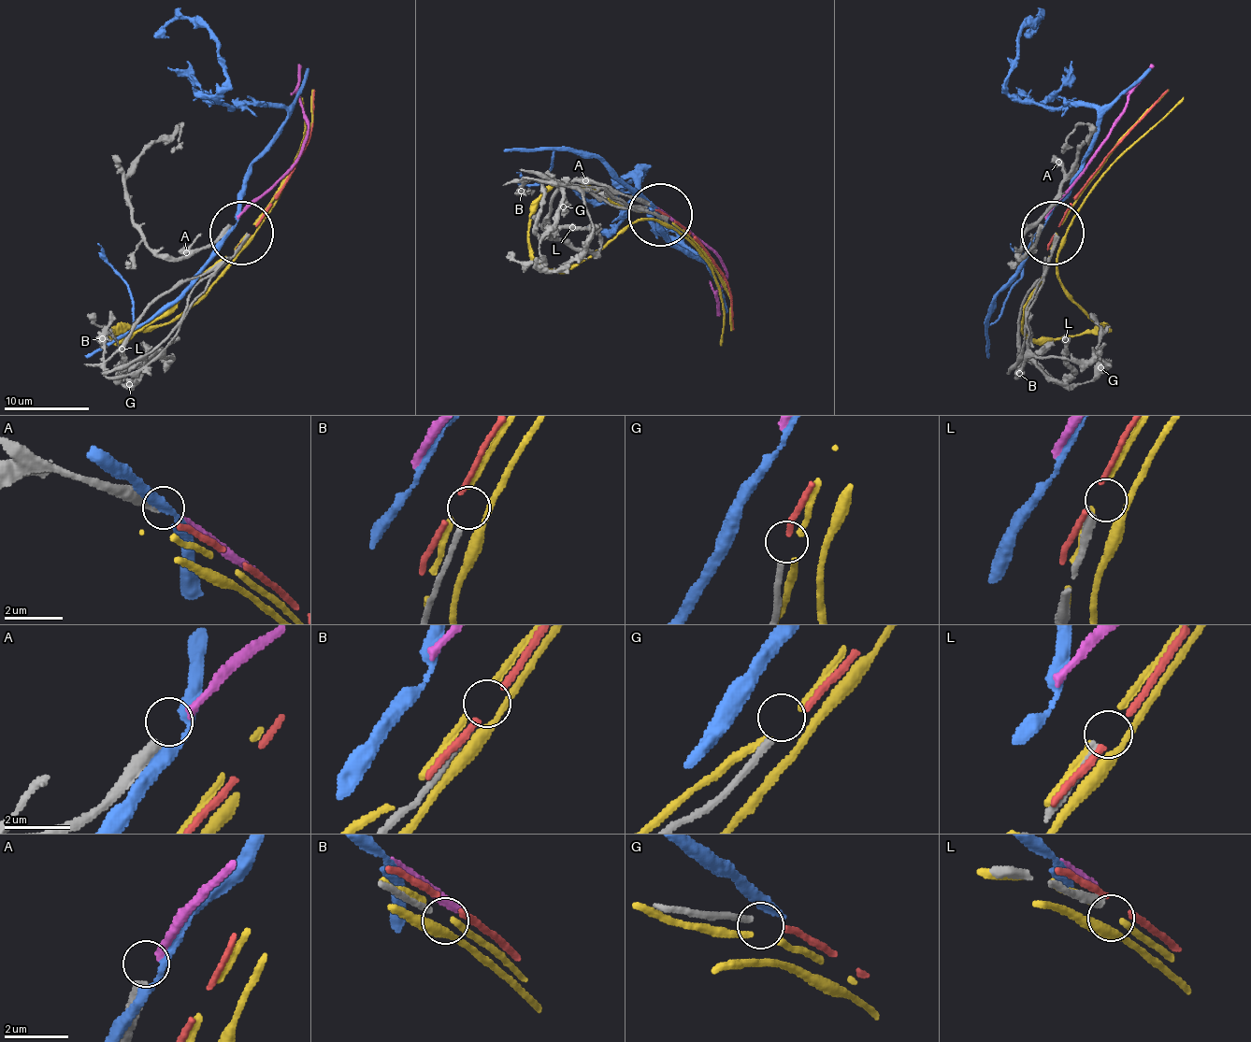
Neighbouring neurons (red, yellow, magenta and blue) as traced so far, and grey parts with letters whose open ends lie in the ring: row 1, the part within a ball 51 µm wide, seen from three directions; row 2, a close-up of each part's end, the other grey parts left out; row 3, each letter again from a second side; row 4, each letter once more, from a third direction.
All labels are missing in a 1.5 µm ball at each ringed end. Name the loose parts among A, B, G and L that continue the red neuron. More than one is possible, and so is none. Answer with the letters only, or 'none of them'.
G

